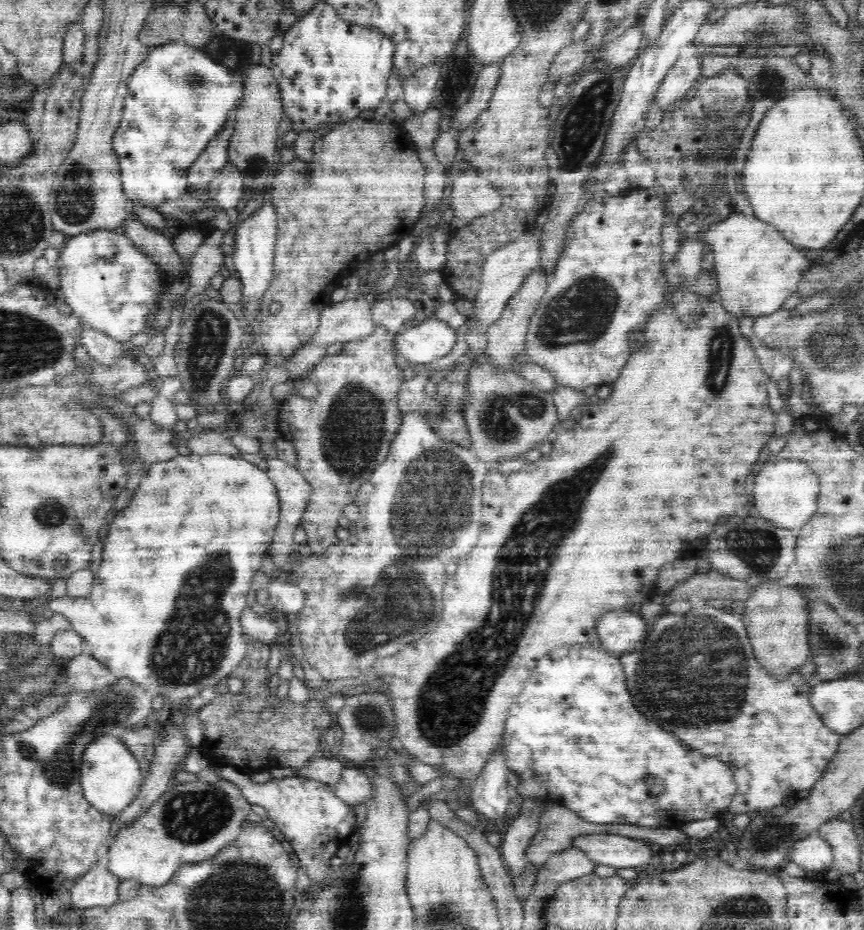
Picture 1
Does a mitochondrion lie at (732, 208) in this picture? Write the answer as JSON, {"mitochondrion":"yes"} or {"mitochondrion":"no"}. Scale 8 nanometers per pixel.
{"mitochondrion":"no"}

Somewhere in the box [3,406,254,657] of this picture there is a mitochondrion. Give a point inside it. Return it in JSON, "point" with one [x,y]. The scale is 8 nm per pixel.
{"point":[49,514]}

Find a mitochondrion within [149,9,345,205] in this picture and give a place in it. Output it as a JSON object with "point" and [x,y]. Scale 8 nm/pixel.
{"point":[234,58]}

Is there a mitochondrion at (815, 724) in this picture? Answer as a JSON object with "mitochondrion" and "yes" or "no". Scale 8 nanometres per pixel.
{"mitochondrion":"no"}

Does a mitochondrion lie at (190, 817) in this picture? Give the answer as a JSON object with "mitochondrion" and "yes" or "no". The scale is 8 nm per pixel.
{"mitochondrion":"yes"}

